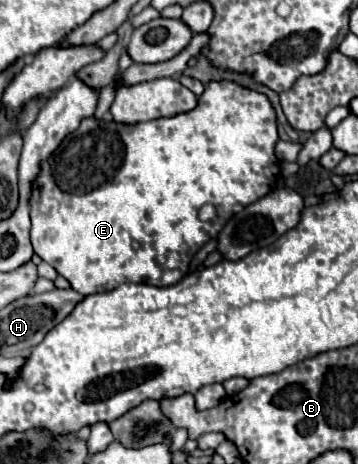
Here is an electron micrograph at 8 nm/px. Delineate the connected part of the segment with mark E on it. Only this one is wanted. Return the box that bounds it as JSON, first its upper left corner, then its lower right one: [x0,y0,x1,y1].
[31,82,281,294]

